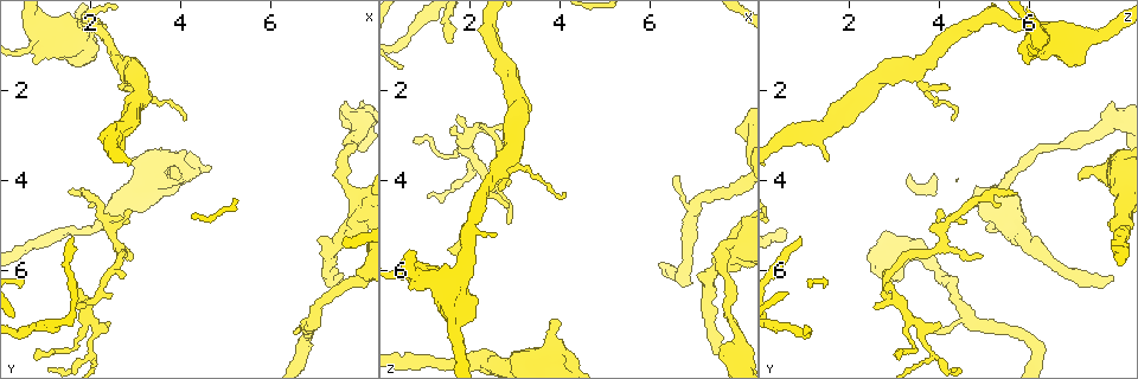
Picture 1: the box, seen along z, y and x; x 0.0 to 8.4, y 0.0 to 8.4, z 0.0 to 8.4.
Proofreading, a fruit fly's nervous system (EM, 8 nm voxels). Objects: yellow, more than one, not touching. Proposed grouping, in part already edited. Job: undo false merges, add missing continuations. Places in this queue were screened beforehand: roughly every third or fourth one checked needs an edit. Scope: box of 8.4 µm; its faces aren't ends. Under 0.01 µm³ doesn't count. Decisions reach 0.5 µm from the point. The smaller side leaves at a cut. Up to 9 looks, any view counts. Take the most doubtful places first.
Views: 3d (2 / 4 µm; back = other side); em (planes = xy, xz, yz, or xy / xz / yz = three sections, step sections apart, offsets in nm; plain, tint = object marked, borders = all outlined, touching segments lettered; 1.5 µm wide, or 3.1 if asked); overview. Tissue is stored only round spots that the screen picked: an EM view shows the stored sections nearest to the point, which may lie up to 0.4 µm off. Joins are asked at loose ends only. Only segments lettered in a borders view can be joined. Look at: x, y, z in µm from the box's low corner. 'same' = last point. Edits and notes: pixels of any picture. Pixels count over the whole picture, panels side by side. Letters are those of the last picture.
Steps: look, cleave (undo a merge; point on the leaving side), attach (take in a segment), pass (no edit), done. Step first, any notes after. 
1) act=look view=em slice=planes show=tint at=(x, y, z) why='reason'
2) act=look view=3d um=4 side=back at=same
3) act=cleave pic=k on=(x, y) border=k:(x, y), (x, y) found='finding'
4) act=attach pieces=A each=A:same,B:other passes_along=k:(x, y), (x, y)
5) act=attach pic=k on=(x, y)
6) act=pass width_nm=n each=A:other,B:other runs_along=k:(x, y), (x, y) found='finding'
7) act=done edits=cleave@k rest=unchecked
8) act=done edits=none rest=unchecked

act=look view=em slice=planes show=plain at=(7.45, 6.15, 7.80) why='tapers out'

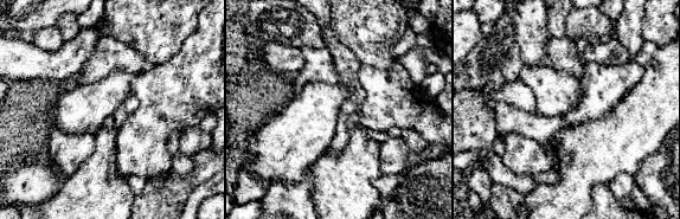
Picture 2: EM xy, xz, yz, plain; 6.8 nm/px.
act=look view=em slice=planes show=borders at=same why='what lies round it'

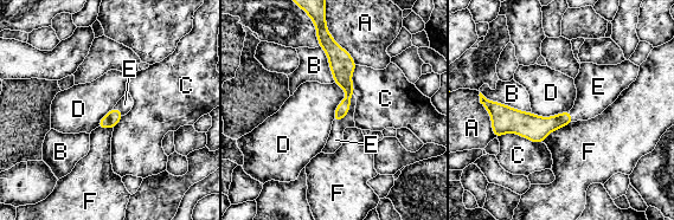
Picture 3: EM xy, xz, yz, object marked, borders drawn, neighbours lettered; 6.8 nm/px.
act=attach pieces=E each=A:other,B:other,C:other,D:other,E:same,F:other passes_along=3:(342, 73), (348, 109), (335, 140) found='it goes on there'

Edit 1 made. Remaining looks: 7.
act=look view=overview why='redraw'

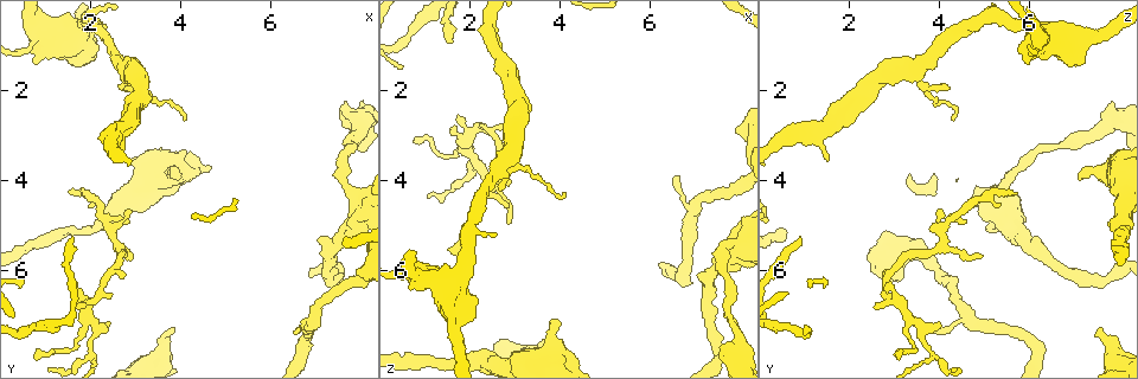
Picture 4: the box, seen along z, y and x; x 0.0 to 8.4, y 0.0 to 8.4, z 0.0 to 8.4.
act=look view=3d um=2 side=back at=(1.50, 4.25, 5.50) why='branch stops here'

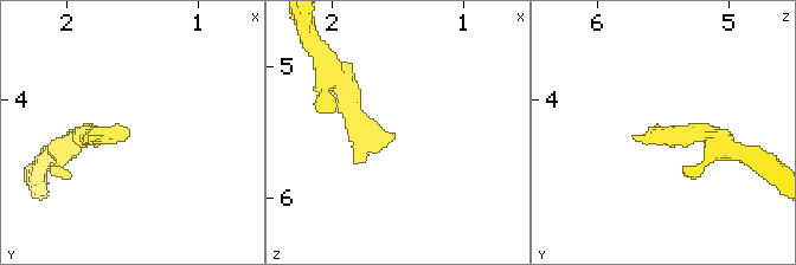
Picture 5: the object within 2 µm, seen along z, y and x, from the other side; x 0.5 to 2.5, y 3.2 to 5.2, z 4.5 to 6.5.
act=look view=em slice=xz step=8 show=borders at=(1.52, 4.26, 5.54)

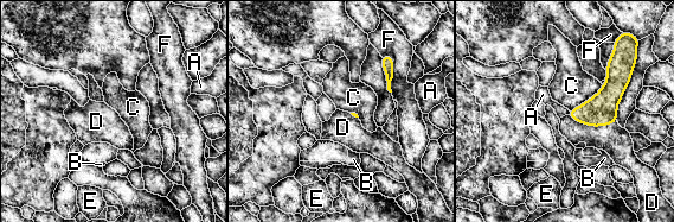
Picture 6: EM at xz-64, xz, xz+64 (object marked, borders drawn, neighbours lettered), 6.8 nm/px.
act=look view=em slice=xy step=8 show=borders at=same

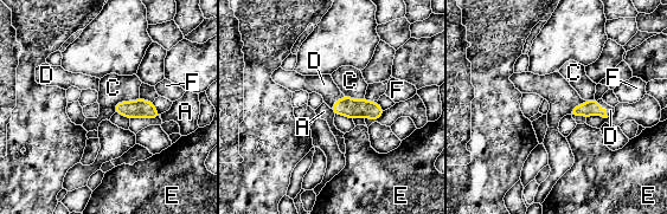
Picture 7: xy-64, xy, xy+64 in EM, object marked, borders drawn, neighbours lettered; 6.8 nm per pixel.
act=attach pieces=D each=A:other,C:other,D:same,E:other,F:other passes_along=7:(590, 108), (601, 108), (610, 110) found='it goes on there'

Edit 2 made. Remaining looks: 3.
act=look view=3d um=4 side=back at=(1.70, 0.90, 7.15) why='sudden change in width'

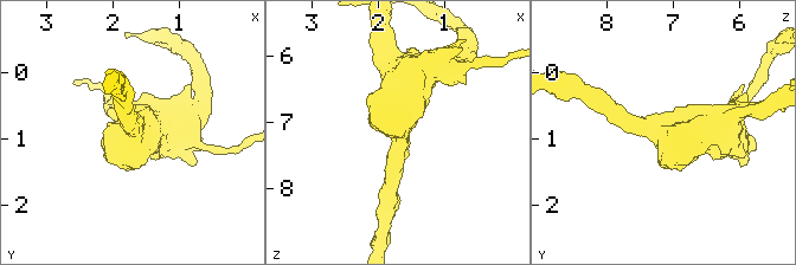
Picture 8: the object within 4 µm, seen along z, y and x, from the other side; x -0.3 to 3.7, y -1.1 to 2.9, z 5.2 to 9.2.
act=look view=em slice=xy step=8 show=tint at=(1.65, 0.85, 7.15) arm_widths_nm=240,600

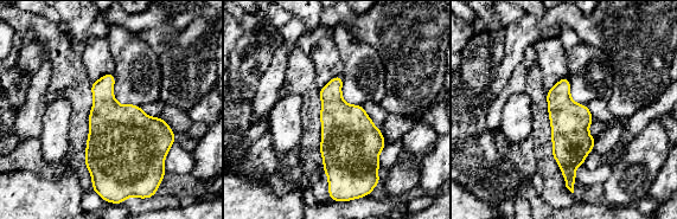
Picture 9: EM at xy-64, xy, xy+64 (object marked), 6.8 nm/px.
act=look view=em slice=xz step=4 show=borders at=same

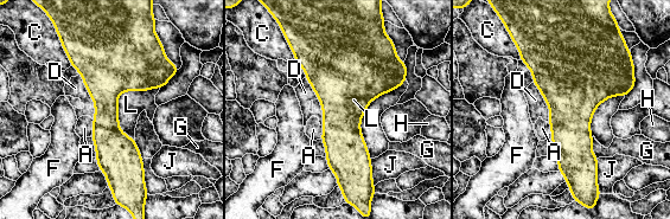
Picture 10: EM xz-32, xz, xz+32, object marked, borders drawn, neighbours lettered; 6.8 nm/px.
act=pass longest_contact=L:400nm each=A:other,C:other,D:other,F:other,G:other,H:other,J:other,L:other border=10:(159, 88), (120, 94), (133, 140) found='one neuron here'

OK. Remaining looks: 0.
act=done edits=attach@3,attach@7 rest=unchecked

